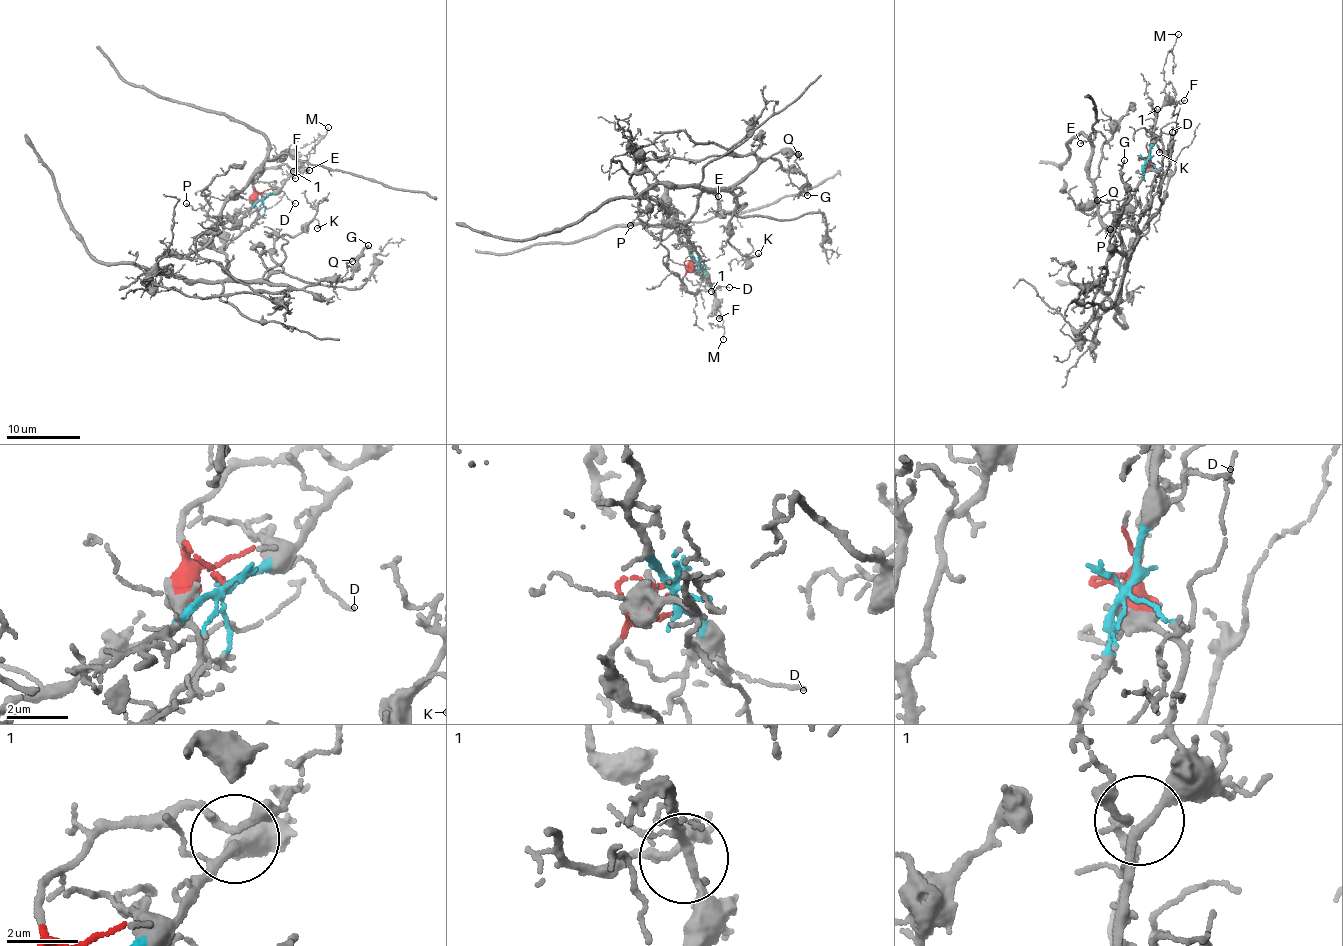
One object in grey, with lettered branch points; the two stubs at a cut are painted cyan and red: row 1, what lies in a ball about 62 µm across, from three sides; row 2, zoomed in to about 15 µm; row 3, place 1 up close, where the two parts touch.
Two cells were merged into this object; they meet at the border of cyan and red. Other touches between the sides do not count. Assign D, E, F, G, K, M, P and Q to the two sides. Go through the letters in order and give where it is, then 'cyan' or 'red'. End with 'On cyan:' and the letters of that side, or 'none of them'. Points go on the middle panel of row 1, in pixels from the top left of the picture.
D: (729, 287) | cyan
E: (718, 196) | cyan
F: (719, 318) | cyan
G: (807, 195) | red
K: (758, 253) | red
M: (723, 339) | cyan
P: (630, 225) | red
Q: (798, 154) | red
On cyan: D, E, F, M

